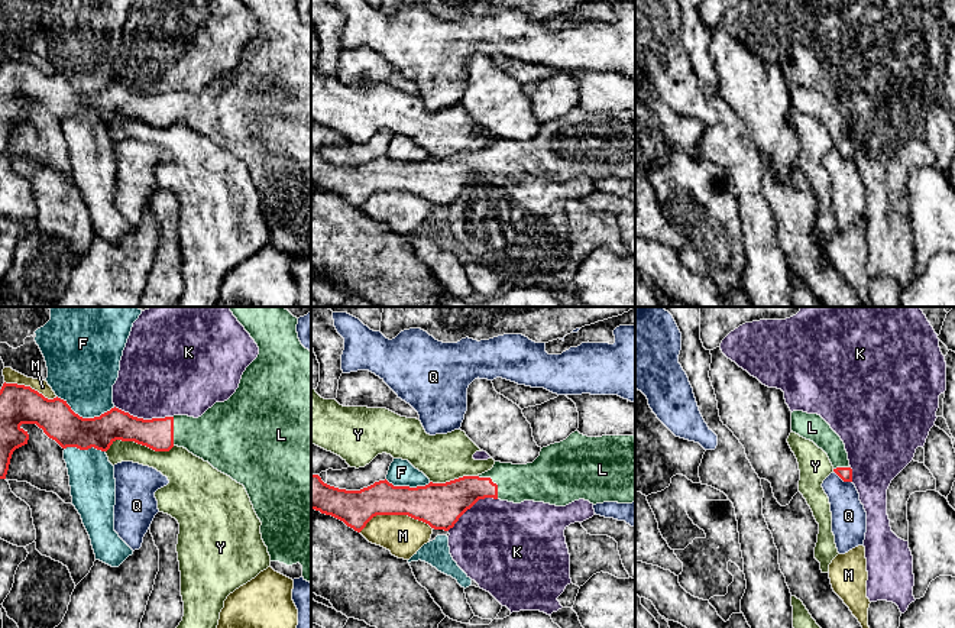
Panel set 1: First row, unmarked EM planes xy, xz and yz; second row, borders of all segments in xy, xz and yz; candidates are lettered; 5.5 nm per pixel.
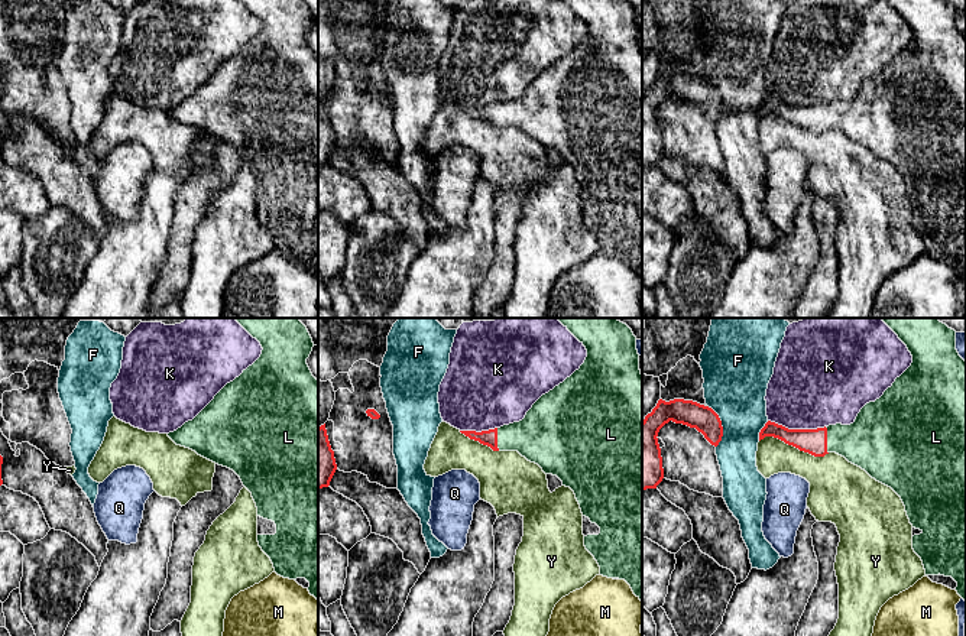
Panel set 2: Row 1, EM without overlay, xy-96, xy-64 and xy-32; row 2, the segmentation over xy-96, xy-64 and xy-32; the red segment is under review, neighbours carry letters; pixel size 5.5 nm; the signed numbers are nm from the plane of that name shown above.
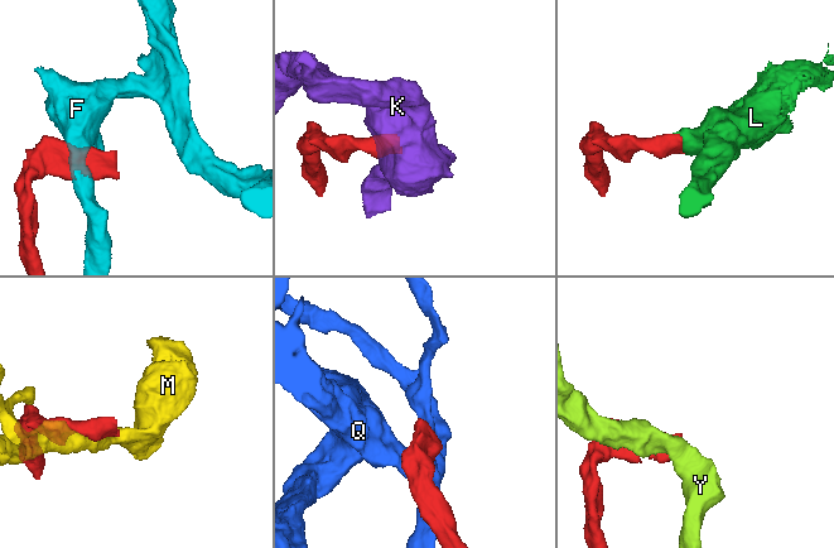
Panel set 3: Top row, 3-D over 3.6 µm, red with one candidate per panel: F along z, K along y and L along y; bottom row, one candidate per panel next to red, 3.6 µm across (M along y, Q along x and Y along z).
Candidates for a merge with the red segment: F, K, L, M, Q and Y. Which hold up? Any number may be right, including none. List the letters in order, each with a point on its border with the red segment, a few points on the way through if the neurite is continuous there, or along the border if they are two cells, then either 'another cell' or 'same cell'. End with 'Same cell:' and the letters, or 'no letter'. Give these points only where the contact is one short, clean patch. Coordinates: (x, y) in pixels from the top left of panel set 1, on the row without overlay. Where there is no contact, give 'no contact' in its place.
F: contact xy (86, 94); another cell
K: contact xy (142, 94); another cell
L: contact xz (492, 158); way xz (452, 175), (472, 164), (492, 158), (537, 156); same cell
M: contact xz (395, 190); another cell
Q: contact yz (842, 155); border yz (834, 146), (844, 156), (851, 158); another cell
Y: contact xy (139, 119); another cell
Same cell: L

